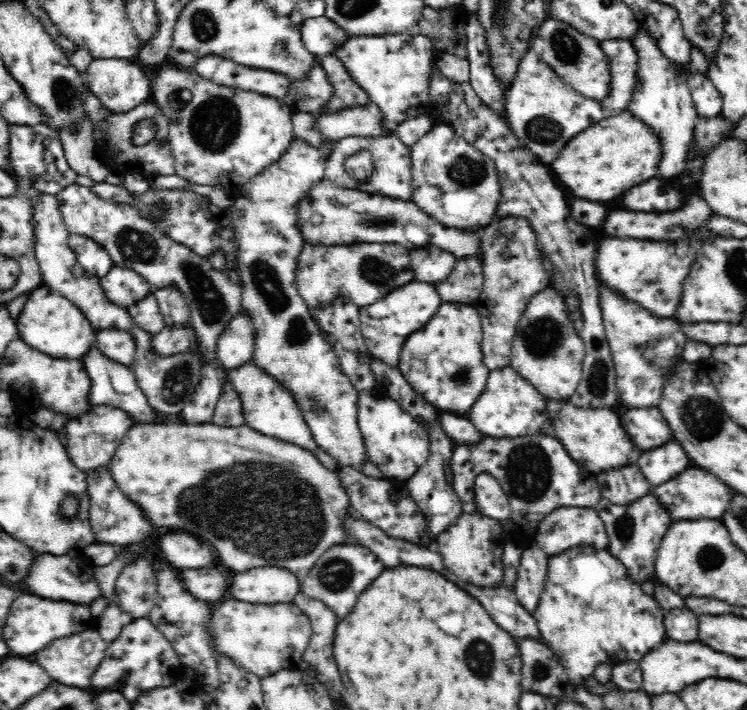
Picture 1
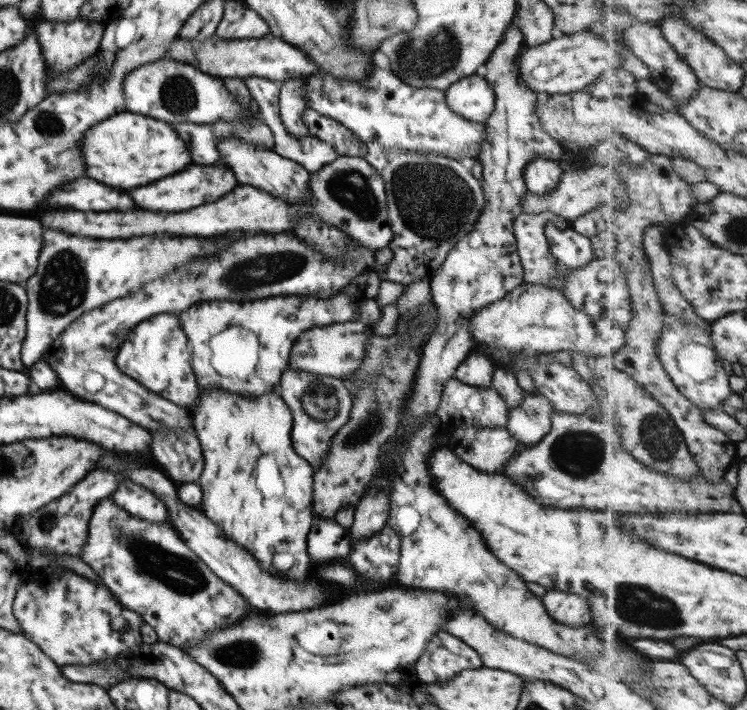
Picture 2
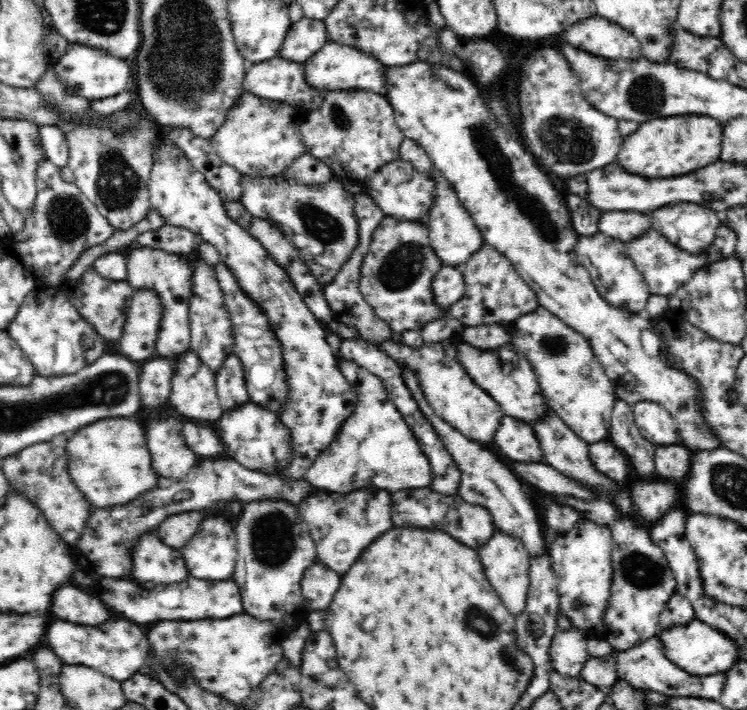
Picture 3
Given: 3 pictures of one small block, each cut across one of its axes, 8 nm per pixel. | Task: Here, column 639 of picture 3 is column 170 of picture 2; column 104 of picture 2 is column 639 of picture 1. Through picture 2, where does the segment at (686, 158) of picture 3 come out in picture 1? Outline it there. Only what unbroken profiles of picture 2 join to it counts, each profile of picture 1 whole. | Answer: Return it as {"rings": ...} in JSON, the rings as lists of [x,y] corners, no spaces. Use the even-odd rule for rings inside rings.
{"rings":[[[627,109],[621,113],[609,113],[601,122],[594,123],[579,133],[548,164],[550,174],[578,198],[610,200],[632,186],[654,178],[662,160],[663,147],[657,133]]]}

